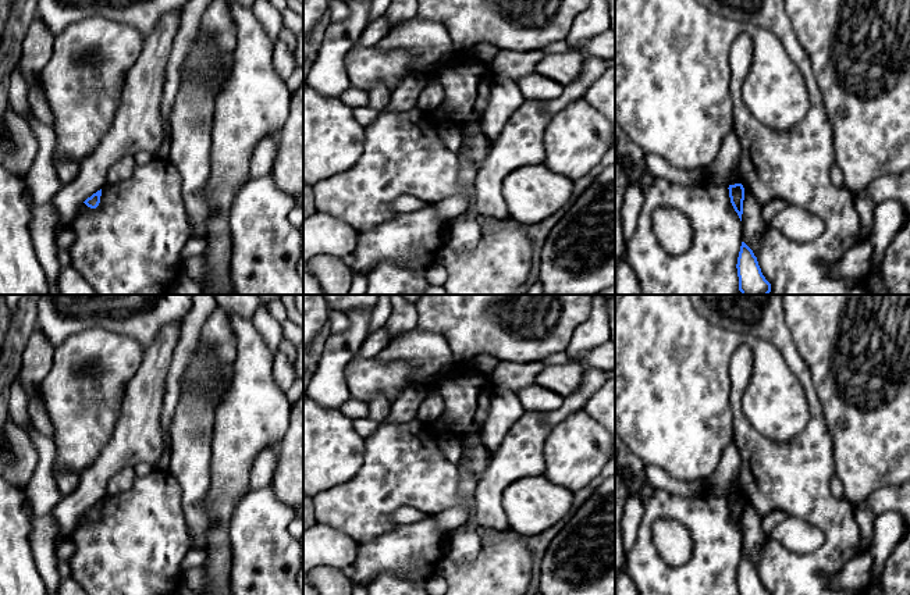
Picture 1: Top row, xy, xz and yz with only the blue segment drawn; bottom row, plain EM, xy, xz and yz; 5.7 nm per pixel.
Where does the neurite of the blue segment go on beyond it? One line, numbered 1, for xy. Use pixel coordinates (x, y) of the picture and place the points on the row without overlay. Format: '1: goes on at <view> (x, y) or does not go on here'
1: does not go on here

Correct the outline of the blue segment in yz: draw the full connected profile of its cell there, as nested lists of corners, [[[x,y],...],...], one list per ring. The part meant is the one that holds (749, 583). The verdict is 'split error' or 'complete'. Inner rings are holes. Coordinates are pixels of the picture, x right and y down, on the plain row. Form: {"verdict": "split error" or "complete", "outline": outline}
{"verdict": "complete", "outline": [[[744,553],[740,557],[736,580],[739,595],[769,595],[761,584],[757,569]]]}

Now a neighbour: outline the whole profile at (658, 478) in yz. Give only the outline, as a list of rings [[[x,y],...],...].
[[[646,464],[646,477],[654,489],[662,489],[683,498],[693,498],[705,491],[703,484],[680,481],[658,466]]]

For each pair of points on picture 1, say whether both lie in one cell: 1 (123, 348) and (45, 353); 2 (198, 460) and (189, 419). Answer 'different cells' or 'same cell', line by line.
1: different cells
2: same cell

